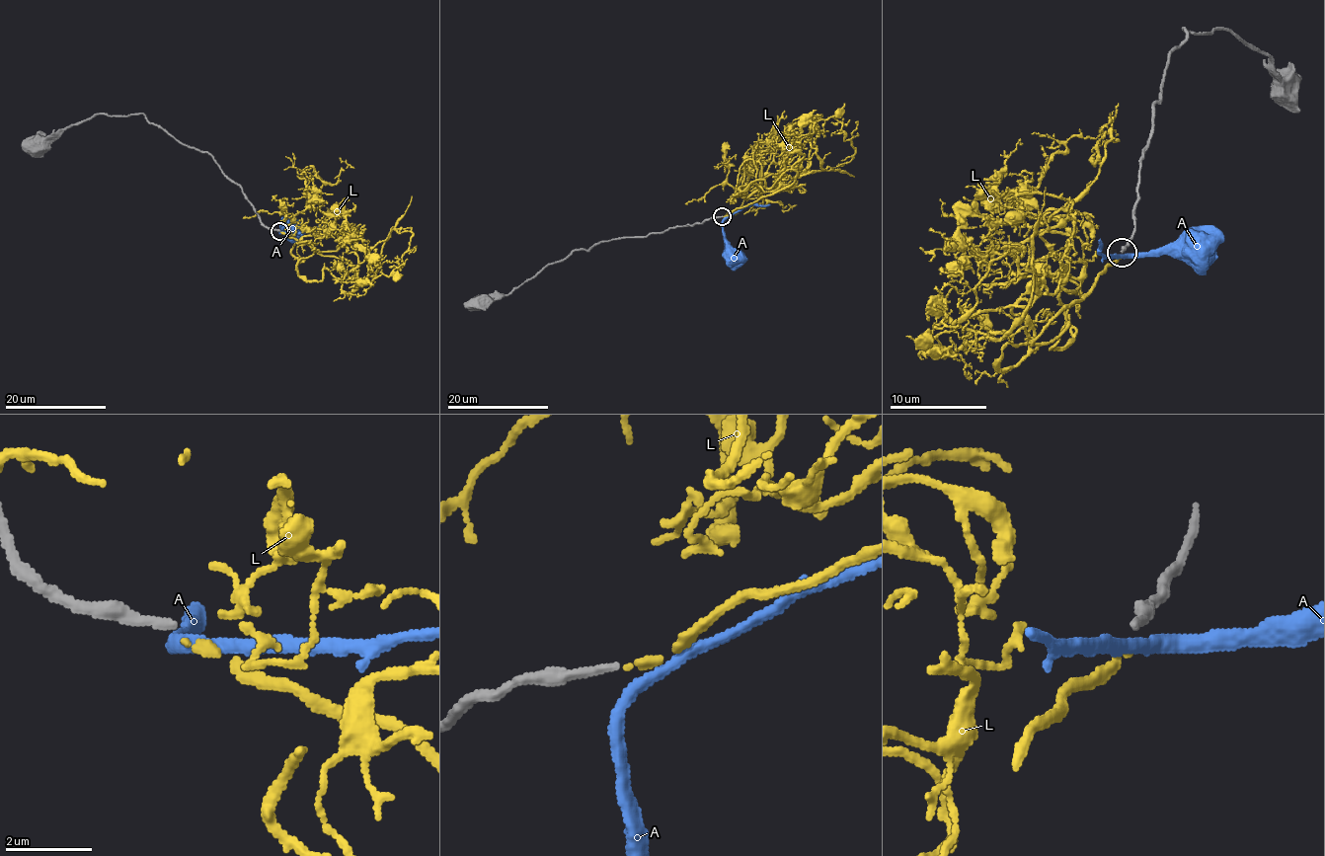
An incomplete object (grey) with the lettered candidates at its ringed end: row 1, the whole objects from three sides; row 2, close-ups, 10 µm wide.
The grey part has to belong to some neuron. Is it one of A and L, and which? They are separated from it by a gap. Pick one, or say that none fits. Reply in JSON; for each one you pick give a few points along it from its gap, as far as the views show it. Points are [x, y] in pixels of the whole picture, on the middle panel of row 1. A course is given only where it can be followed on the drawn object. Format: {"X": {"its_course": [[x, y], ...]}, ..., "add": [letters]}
{"L": {"its_course": [[723, 216], [788, 188], [801, 166], [789, 192], [766, 174], [754, 195], [760, 171], [749, 170], [735, 214]]}, "add": ["L"]}

